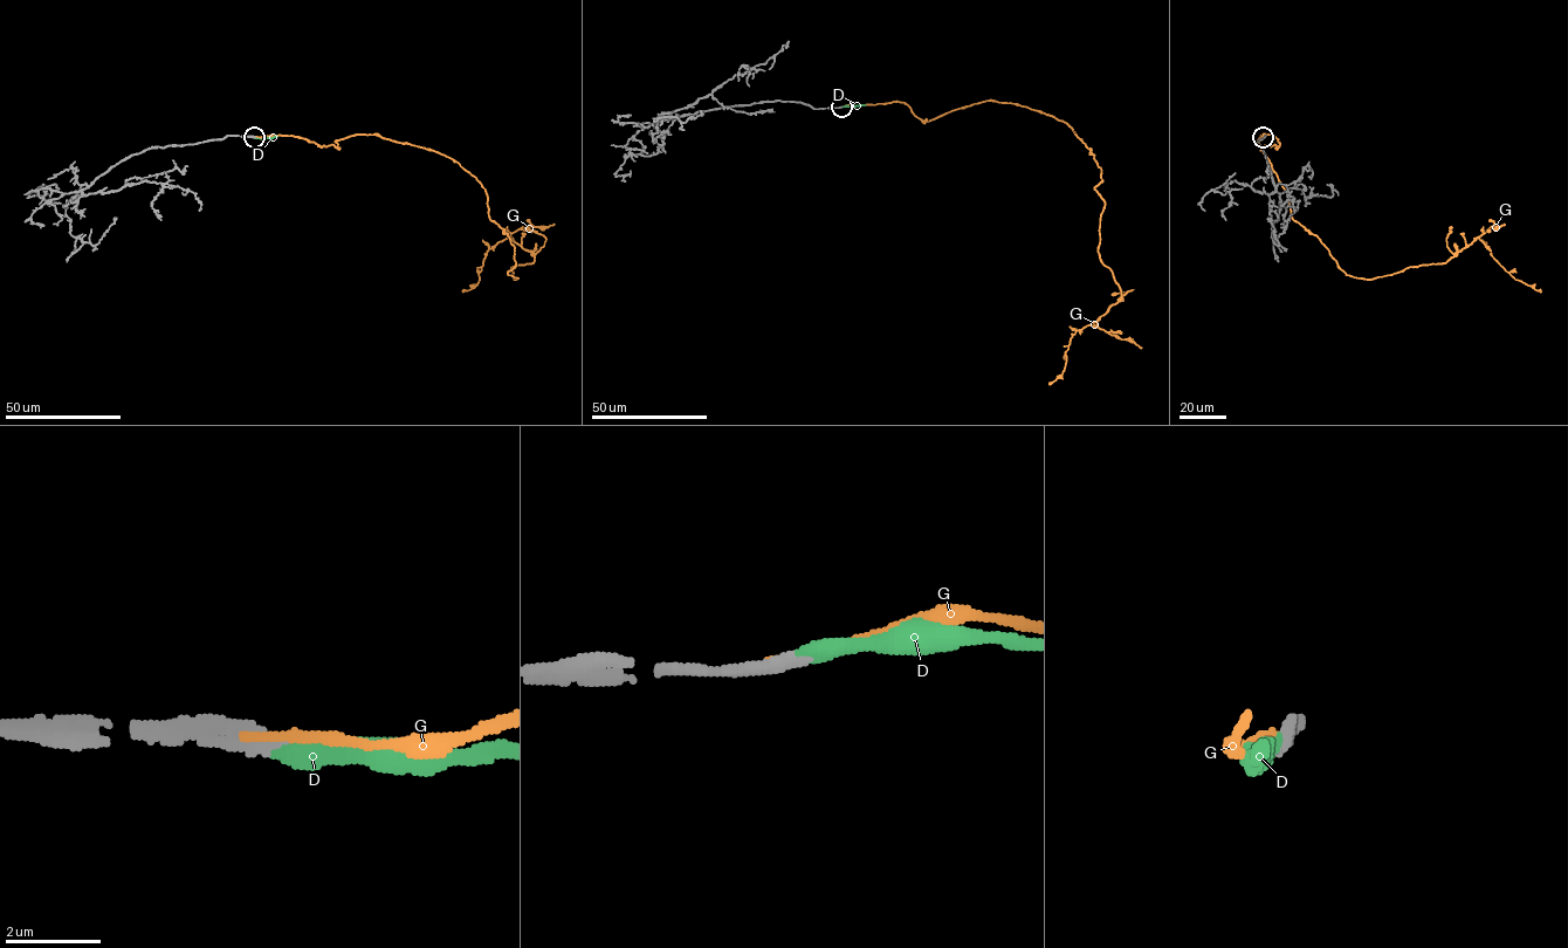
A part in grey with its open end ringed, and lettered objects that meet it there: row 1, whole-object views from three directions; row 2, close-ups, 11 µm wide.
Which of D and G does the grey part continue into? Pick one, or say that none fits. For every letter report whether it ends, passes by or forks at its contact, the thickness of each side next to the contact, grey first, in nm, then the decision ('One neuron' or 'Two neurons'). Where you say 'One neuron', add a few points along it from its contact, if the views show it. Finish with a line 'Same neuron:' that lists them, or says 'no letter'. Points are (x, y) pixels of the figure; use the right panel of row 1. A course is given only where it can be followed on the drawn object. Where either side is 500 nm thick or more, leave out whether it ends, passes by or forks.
D: It ends there. Thickness 340 nm (grey) against 400 nm. One neuron
G: It ends there. Thickness 400 nm (grey) against 200 nm. Two neurons
Same neuron: D

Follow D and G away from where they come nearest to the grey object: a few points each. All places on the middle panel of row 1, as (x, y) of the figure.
D: (841, 107), (865, 105)
G: (840, 107), (905, 102), (923, 123), (1016, 104), (1091, 150), (1098, 252), (1121, 296), (1073, 334), (1049, 384)

